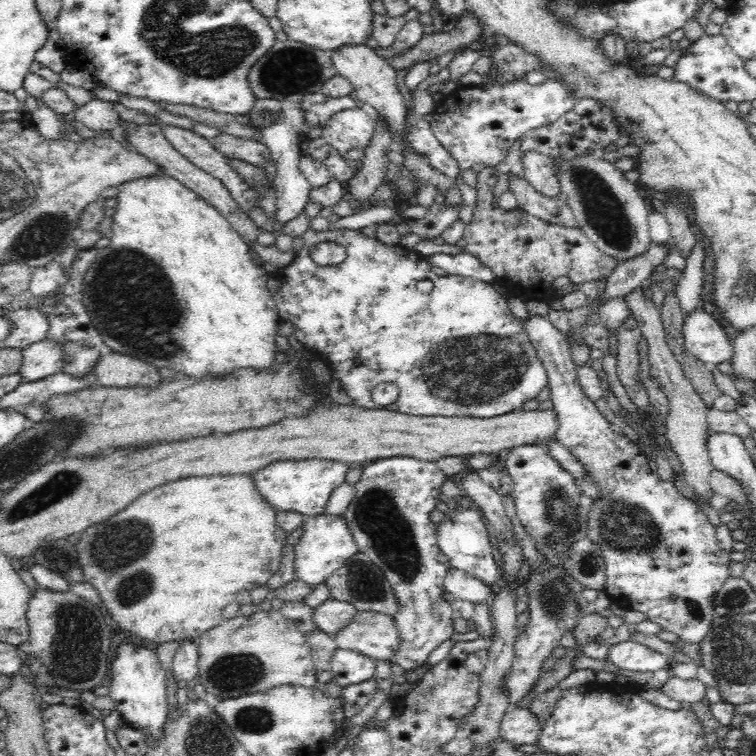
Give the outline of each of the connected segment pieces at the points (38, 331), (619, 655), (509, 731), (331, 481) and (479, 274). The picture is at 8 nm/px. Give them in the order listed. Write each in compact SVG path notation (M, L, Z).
M20 308L20 310L12 310L4 316L10 318L14 324L10 336L3 342L5 349L22 350L27 348L34 342L44 340L48 330L50 330L50 323L48 323L46 315L40 310Z
M632 640L610 645L608 656L608 662L618 669L625 668L640 672L656 672L659 668L670 669L672 664L669 656Z
M517 706L503 716L499 735L508 742L533 749L542 728L544 728L544 721L538 719L529 707Z
M286 460L274 462L266 468L258 470L252 478L256 488L262 492L270 507L276 512L298 512L305 516L316 516L324 513L330 494L344 484L344 477L348 468L352 466L335 460Z
M467 252L458 254L435 253L424 256L430 261L431 266L442 268L448 275L460 275L468 278L491 283L495 278L487 266L484 266L479 258L468 254Z

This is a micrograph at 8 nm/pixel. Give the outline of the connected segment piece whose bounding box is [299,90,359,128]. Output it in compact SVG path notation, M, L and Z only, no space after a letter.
M321 90L306 95L299 103L299 106L305 112L305 128L320 123L325 125L333 114L344 110L353 110L358 105L359 103L353 95L332 98L332 96L324 94Z

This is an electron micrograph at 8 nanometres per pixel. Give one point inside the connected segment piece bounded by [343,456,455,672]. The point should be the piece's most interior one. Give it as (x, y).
(389, 516)

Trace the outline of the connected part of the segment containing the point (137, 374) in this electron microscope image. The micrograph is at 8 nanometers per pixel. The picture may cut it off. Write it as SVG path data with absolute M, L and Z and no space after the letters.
M121 352L104 354L96 362L93 374L98 386L158 386L160 374L158 368L138 360L134 356L126 356Z

